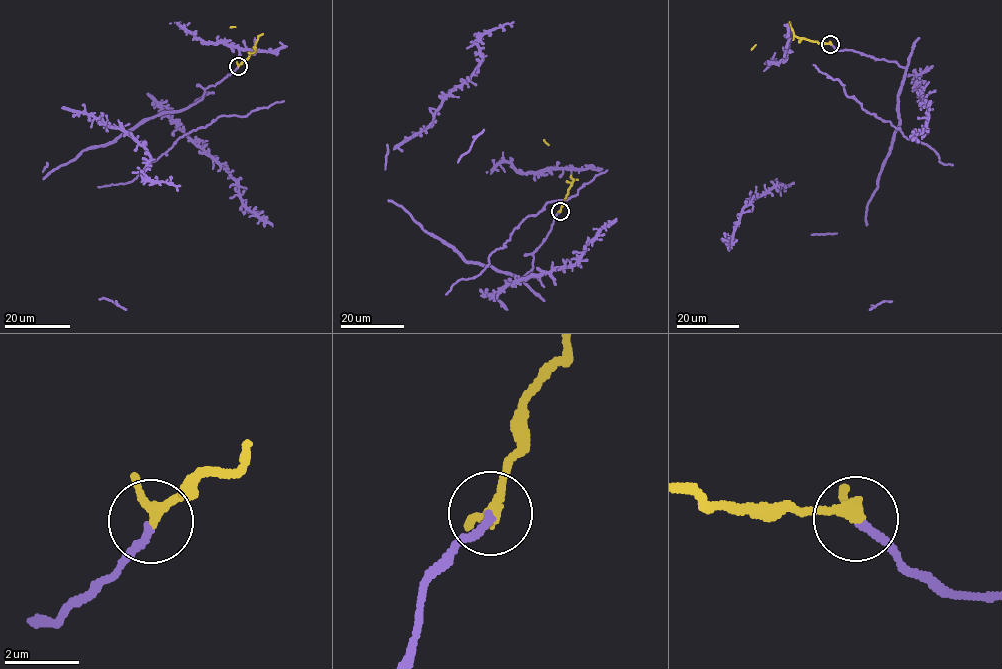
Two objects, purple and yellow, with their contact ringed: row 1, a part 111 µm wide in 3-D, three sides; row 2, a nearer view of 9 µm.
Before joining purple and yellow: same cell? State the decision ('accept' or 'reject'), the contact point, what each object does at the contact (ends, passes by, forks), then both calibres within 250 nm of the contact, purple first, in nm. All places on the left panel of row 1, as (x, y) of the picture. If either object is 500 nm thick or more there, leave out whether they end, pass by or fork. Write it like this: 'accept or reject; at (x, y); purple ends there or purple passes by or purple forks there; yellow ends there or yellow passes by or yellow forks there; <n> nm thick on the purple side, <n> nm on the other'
accept; at (238, 66); purple ends there; yellow passes by; 200 nm thick on the purple side, 260 nm on the other

